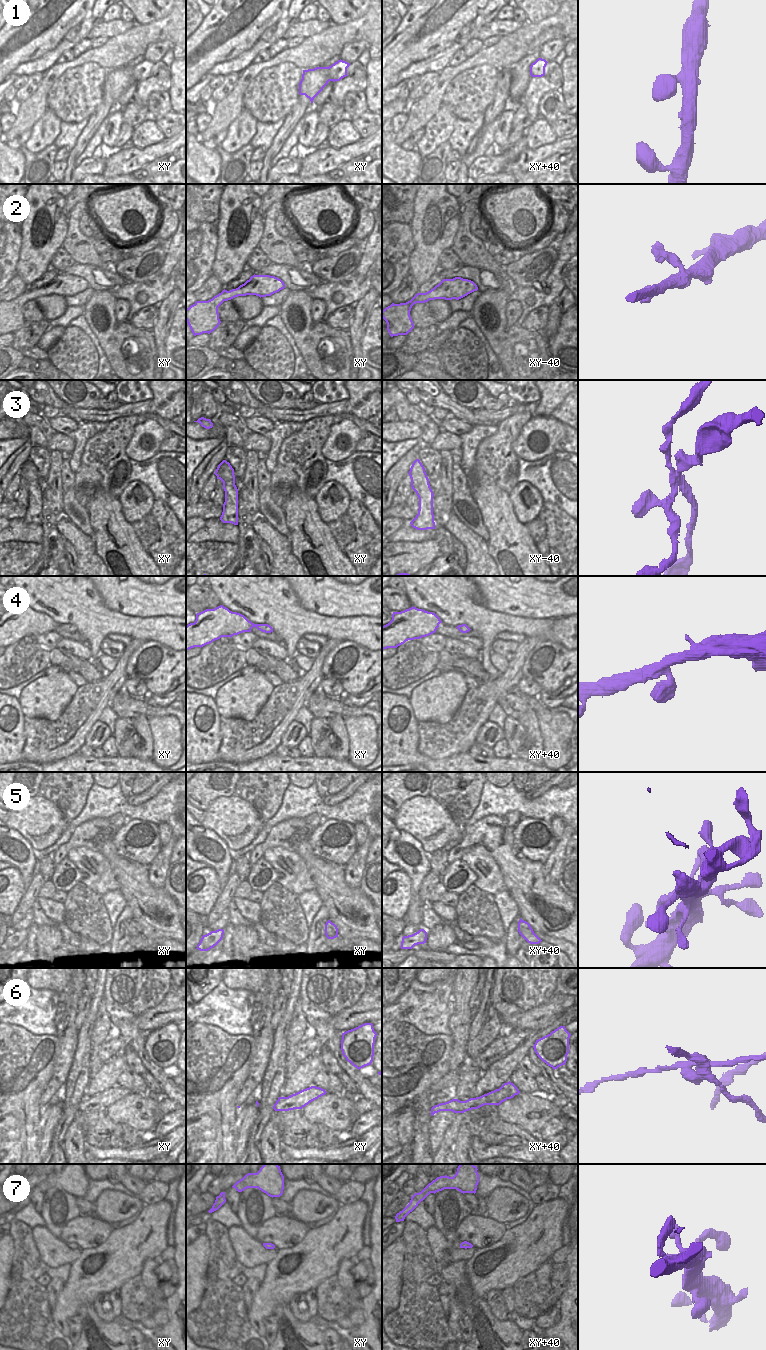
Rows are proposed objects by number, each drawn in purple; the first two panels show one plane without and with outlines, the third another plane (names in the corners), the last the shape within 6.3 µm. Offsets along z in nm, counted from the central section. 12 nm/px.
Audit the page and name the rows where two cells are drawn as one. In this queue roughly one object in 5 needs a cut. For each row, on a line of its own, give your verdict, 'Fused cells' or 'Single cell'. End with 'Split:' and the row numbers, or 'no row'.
1: Single cell
2: Single cell
3: Fused cells
4: Single cell
5: Single cell
6: Fused cells
7: Single cell
Split: 3, 6.

